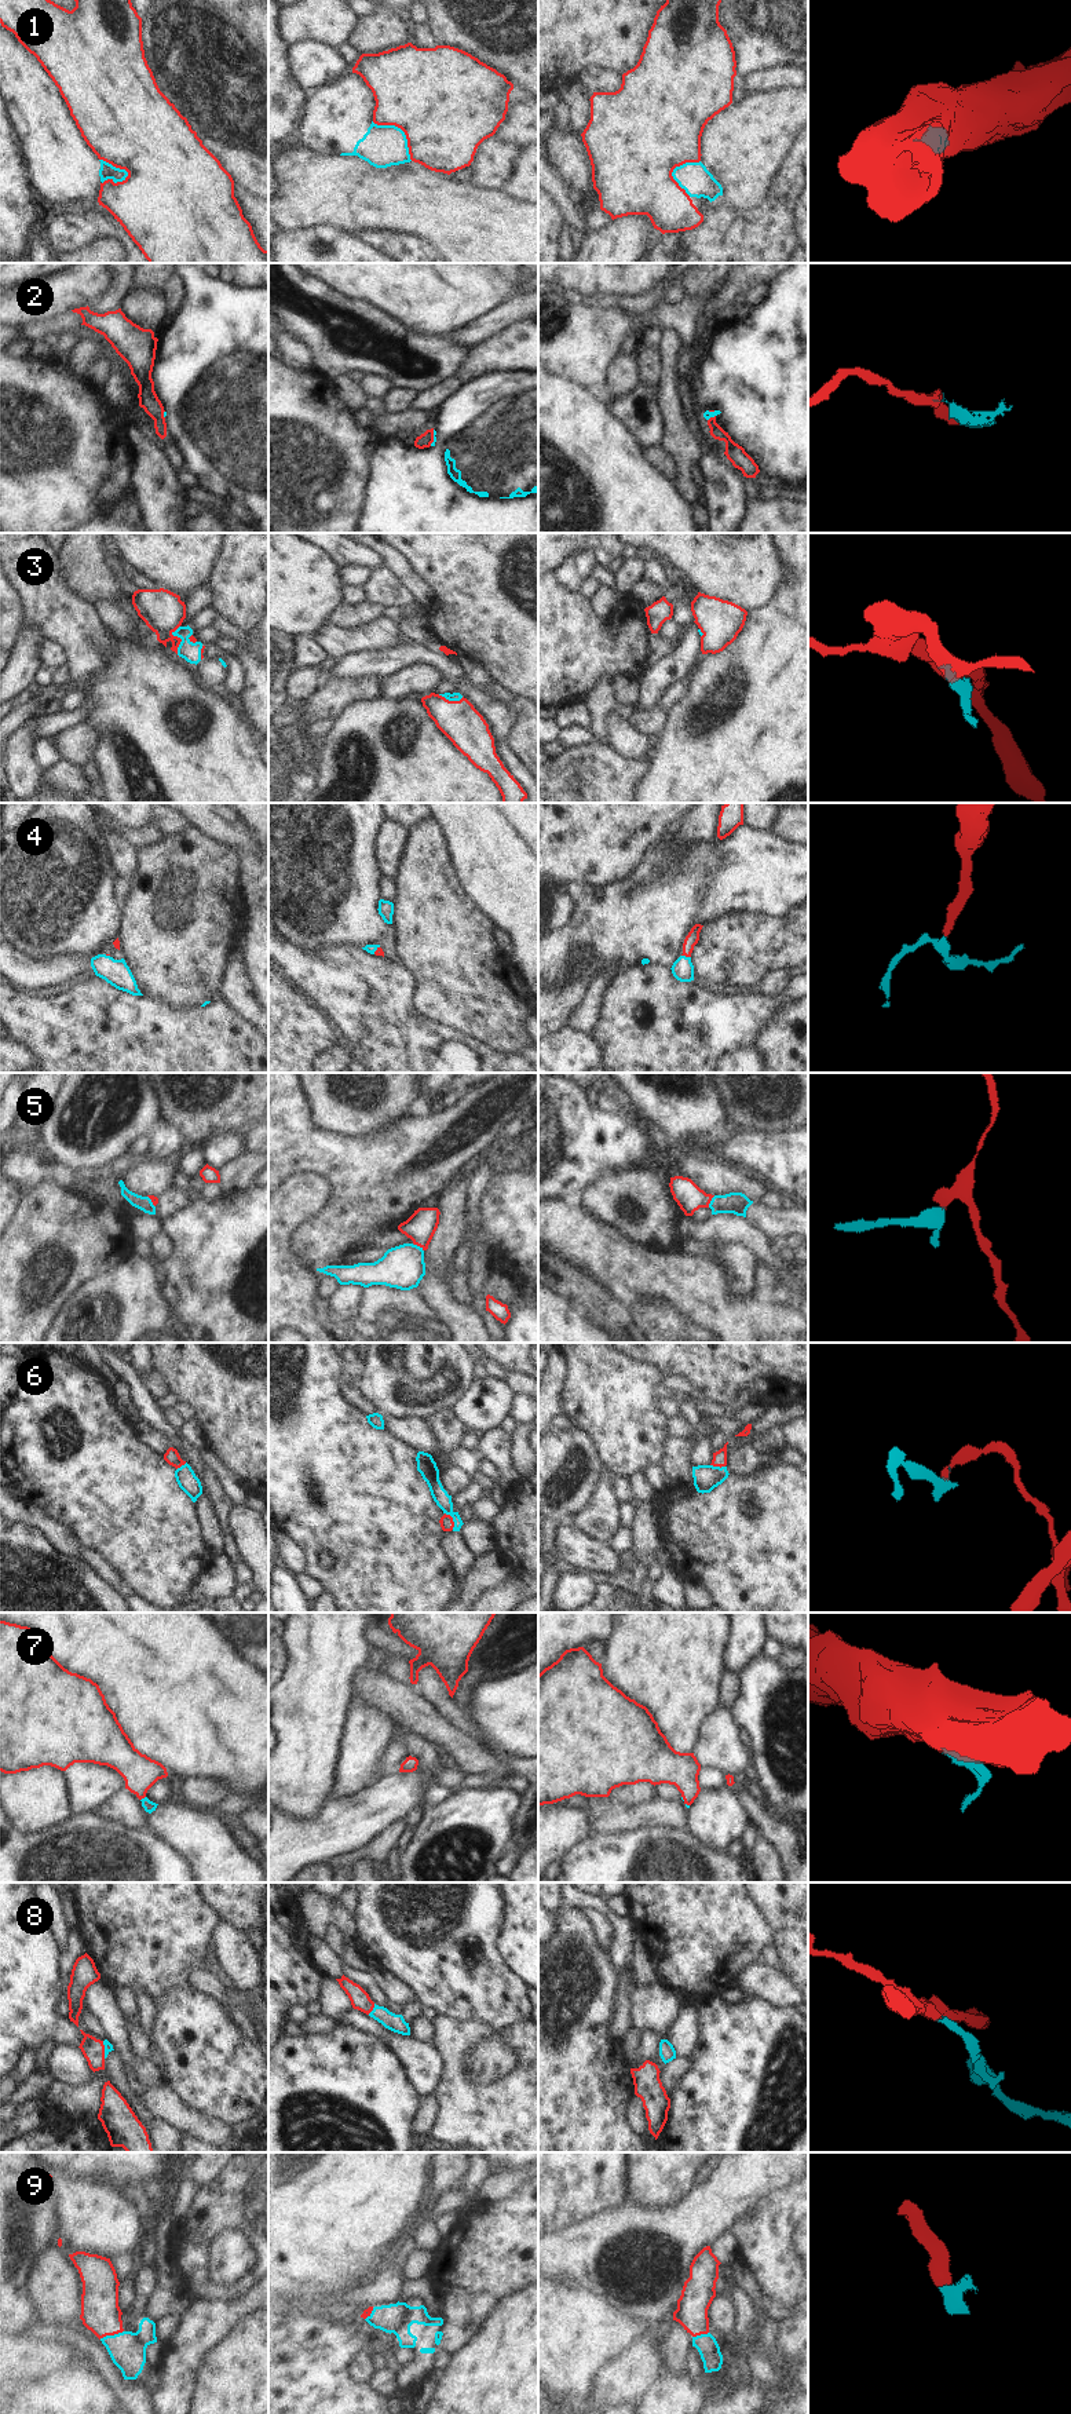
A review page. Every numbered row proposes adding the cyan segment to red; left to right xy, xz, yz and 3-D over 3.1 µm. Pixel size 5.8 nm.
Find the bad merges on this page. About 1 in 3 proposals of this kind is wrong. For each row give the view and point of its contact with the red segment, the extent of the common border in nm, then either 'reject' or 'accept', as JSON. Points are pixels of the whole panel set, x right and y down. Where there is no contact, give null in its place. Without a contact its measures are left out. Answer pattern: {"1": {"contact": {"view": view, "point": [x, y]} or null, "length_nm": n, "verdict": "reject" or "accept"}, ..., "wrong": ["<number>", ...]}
{"1": {"contact": {"view": "xy", "point": [117, 167]}, "length_nm": 200, "verdict": "reject"}, "2": {"contact": {"view": "xz", "point": [432, 438]}, "length_nm": 100, "verdict": "reject"}, "3": {"contact": {"view": "xy", "point": [181, 639]}, "length_nm": 180, "verdict": "accept"}, "4": {"contact": {"view": "yz", "point": [686, 956]}, "length_nm": 60, "verdict": "accept"}, "5": {"contact": {"view": "yz", "point": [711, 1200]}, "length_nm": 80, "verdict": "accept"}, "6": {"contact": {"view": "xz", "point": [452, 1520]}, "length_nm": 120, "verdict": "accept"}, "7": {"contact": {"view": "xy", "point": [142, 1797]}, "length_nm": 40, "verdict": "accept"}, "8": {"contact": {"view": "xz", "point": [372, 2009]}, "length_nm": 80, "verdict": "accept"}, "9": {"contact": {"view": "xy", "point": [110, 2334]}, "length_nm": 150, "verdict": "accept"}, "wrong": ["1", "2"]}

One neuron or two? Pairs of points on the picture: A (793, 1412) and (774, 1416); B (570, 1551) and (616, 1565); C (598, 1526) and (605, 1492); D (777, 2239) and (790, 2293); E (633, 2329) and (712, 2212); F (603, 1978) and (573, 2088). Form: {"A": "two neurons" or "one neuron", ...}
{"A": "one neuron", "B": "one neuron", "C": "one neuron", "D": "one neuron", "E": "two neurons", "F": "one neuron"}

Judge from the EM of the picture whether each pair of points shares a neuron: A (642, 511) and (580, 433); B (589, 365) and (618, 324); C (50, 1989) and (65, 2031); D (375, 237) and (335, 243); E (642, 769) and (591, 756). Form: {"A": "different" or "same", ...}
{"A": "same", "B": "same", "C": "same", "D": "different", "E": "same"}

